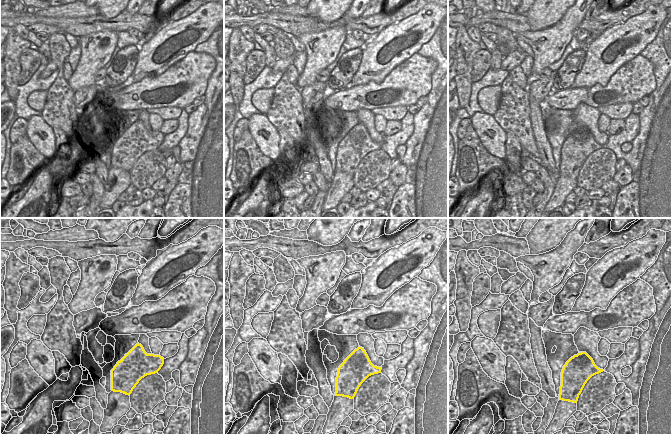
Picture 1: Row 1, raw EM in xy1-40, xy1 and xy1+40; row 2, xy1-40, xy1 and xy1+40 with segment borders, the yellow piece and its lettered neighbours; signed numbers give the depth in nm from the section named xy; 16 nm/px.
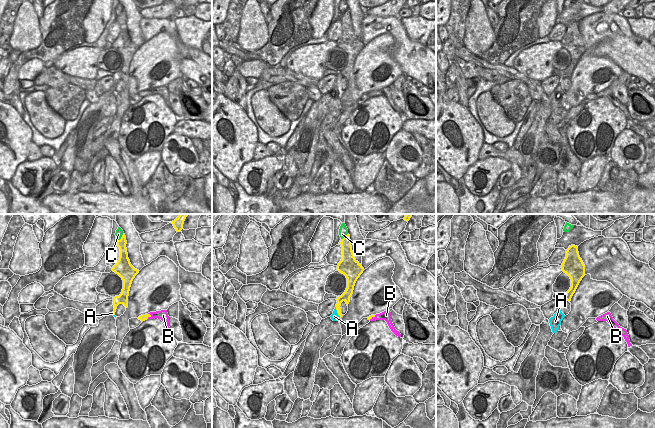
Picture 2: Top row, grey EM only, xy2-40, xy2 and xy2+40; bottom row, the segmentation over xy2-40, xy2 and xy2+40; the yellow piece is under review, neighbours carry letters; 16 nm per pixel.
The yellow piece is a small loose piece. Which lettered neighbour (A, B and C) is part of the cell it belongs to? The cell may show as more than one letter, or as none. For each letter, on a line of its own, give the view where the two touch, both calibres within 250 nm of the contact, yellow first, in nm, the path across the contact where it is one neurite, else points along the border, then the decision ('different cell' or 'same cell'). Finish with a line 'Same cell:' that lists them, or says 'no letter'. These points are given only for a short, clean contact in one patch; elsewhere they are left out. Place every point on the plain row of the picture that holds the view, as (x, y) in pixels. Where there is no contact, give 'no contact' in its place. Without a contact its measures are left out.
A: xy2 | 120/120 nm | across xy2 (340, 75), (337, 88), (334, 92) | same cell
B: xy2-40 | 100/160 nm | different cell
C: xy2-40 | 140/130 nm | along xy2-40 (123, 10), (116, 19) | different cell
Same cell: A

